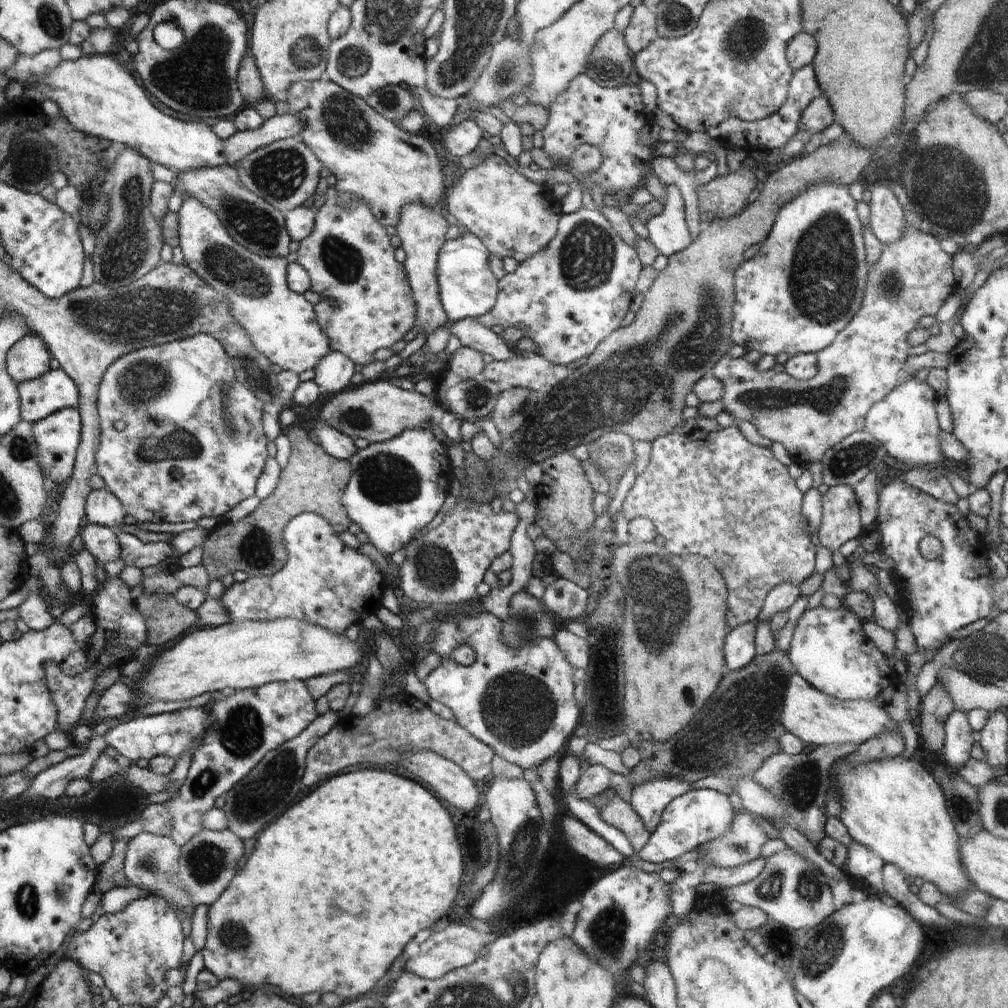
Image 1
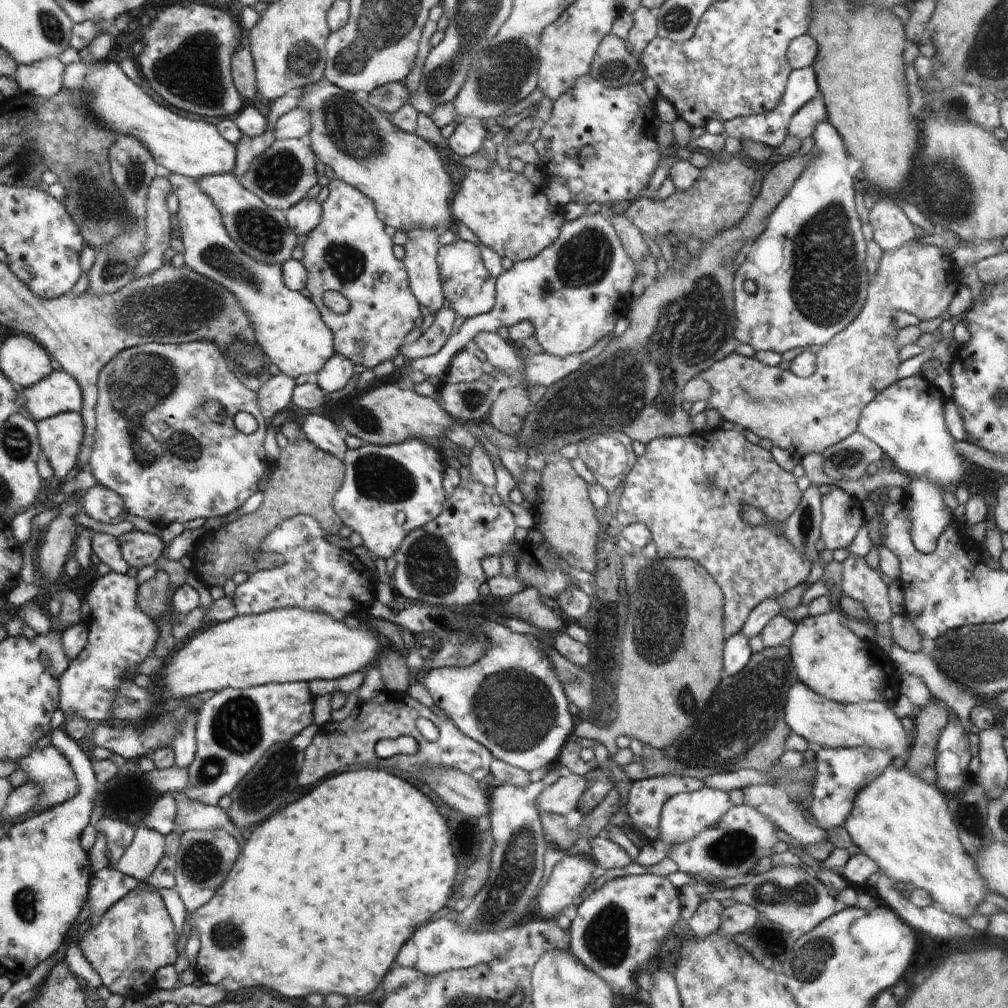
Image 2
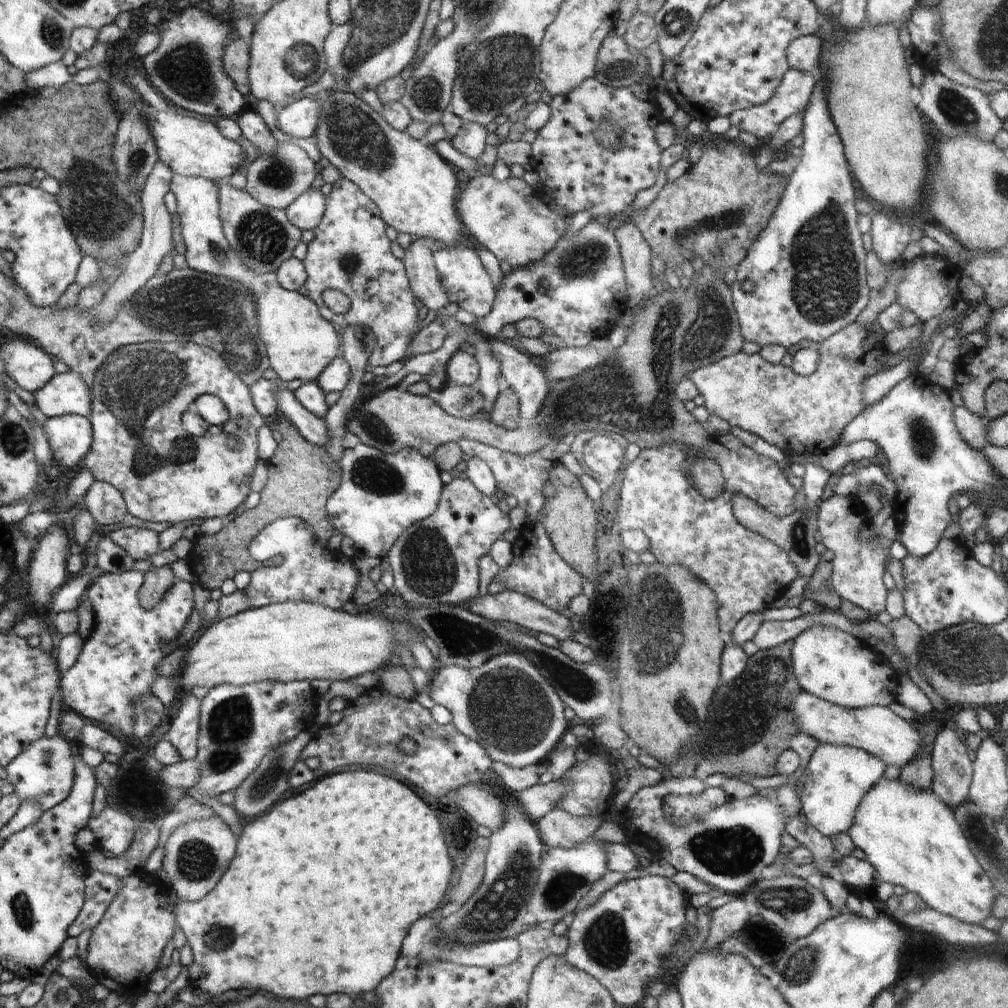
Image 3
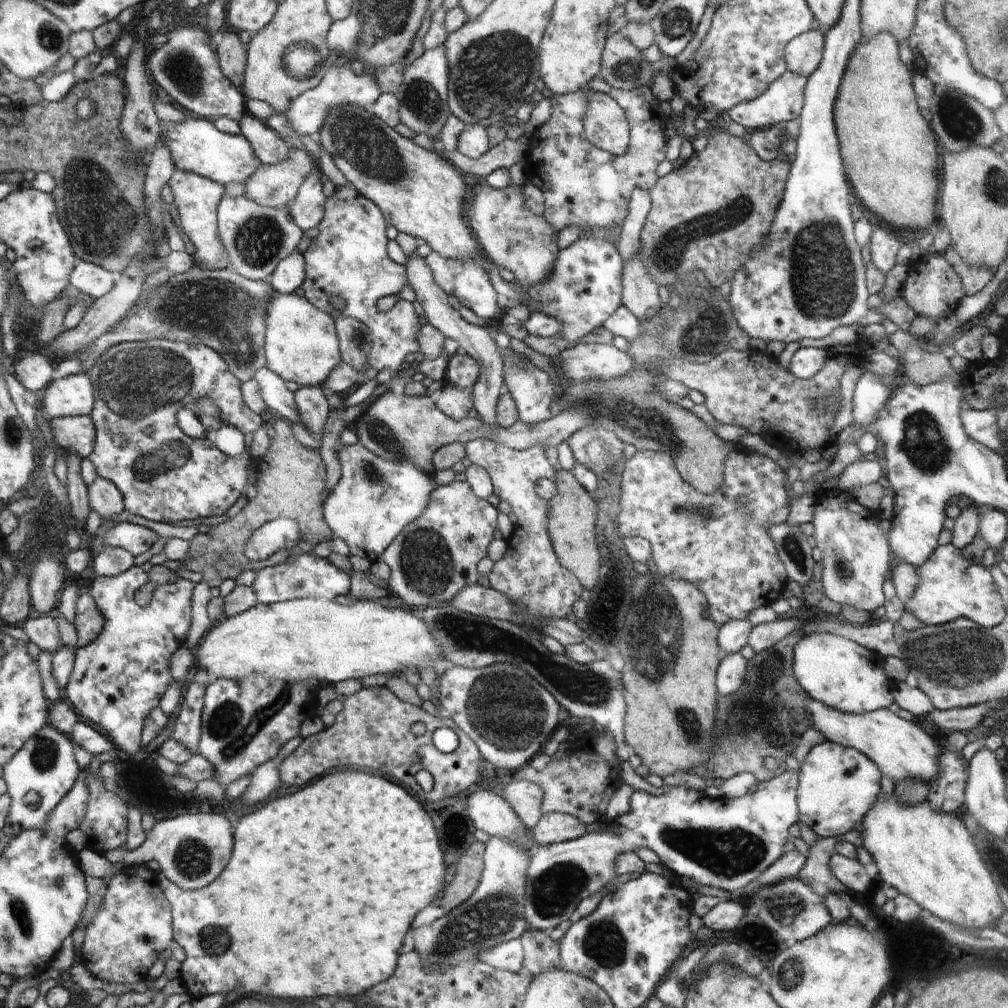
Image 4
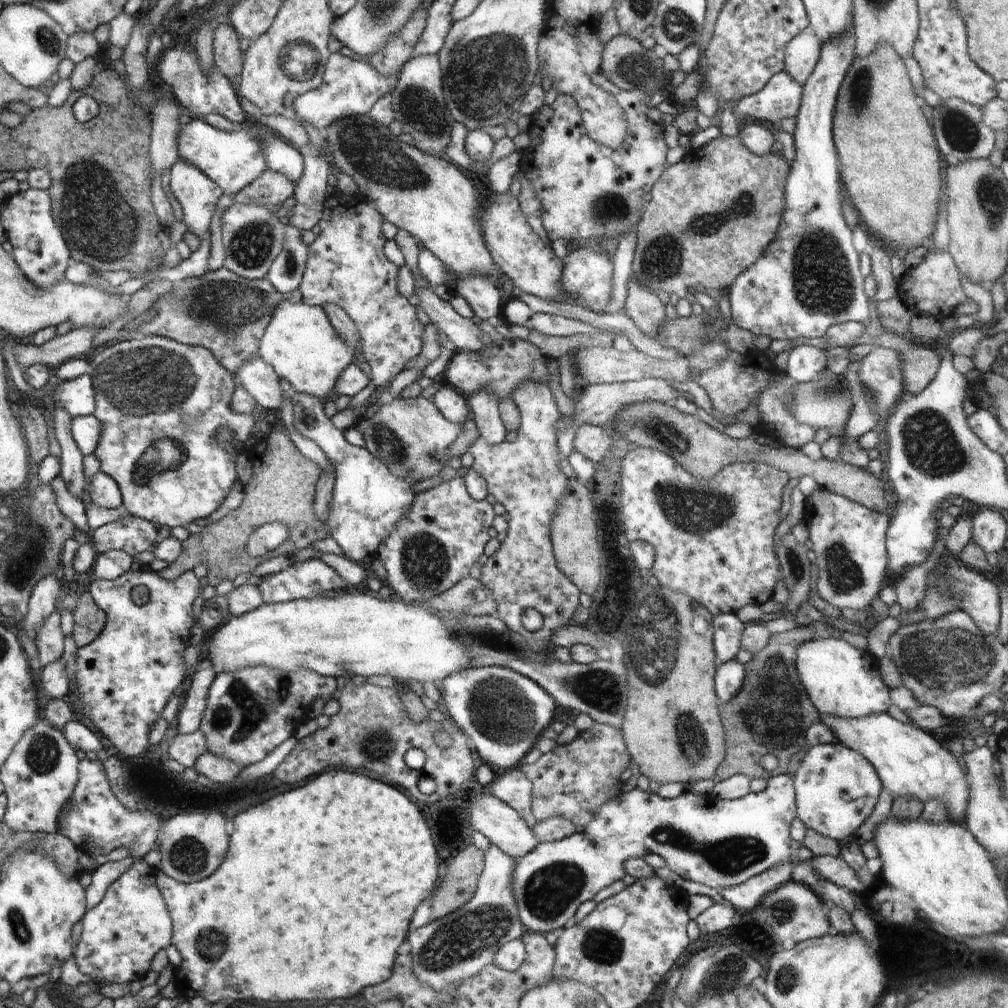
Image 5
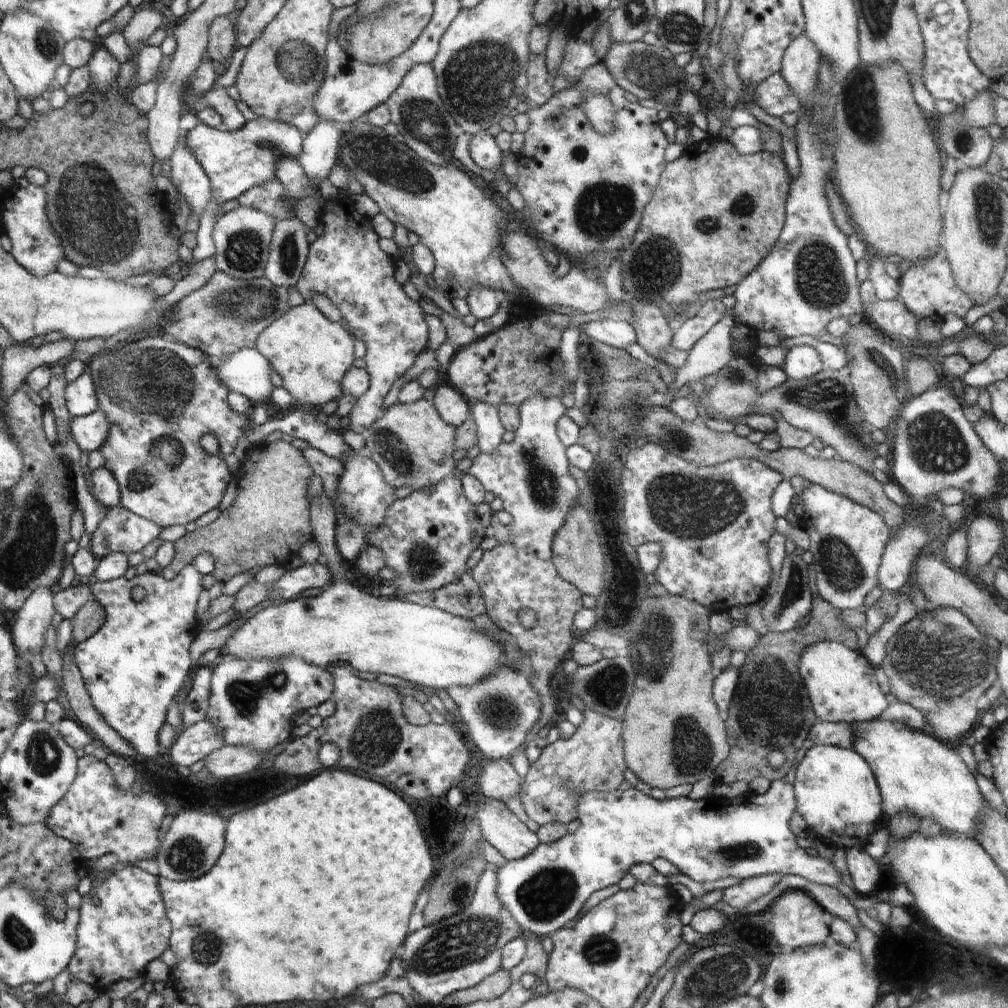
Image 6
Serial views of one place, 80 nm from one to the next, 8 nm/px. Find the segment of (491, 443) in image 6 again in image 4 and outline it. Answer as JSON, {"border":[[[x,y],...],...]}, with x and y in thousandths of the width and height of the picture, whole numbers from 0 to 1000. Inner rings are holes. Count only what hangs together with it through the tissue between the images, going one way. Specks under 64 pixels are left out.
{"border":[[[409,252],[404,256],[402,266],[405,266],[405,281],[410,285],[413,291],[413,299],[417,300],[421,307],[421,312],[425,315],[425,320],[438,329],[440,334],[451,337],[455,343],[462,346],[463,353],[470,355],[478,363],[478,373],[471,385],[466,387],[466,399],[468,399],[468,411],[474,414],[479,421],[484,421],[486,425],[494,425],[494,403],[495,396],[501,387],[501,375],[499,374],[499,355],[498,349],[491,337],[486,333],[486,329],[482,325],[472,323],[472,321],[464,321],[462,317],[456,313],[452,306],[444,300],[443,291],[433,282],[433,278],[429,276],[429,270],[423,262],[423,258],[415,252]]]}

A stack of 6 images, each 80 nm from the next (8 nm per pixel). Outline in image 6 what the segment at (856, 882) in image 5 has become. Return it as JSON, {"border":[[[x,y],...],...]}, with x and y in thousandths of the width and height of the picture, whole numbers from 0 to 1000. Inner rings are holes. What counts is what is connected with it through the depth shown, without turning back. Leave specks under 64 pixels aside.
{"border":[[[770,773],[766,775],[762,786],[758,786],[756,789],[741,786],[730,793],[708,793],[707,791],[703,791],[696,794],[686,794],[684,791],[676,791],[663,794],[650,794],[645,789],[638,788],[627,781],[620,786],[614,783],[602,785],[599,783],[570,783],[567,780],[563,780],[563,782],[567,782],[567,786],[571,788],[569,794],[571,794],[571,808],[573,808],[566,823],[559,831],[556,831],[554,835],[536,836],[528,847],[524,847],[524,849],[518,852],[502,854],[500,859],[495,861],[495,877],[492,881],[494,882],[496,894],[499,895],[500,901],[507,906],[507,909],[511,911],[511,915],[515,918],[515,921],[518,921],[523,928],[532,930],[532,927],[548,927],[554,921],[559,922],[561,917],[563,917],[565,913],[573,911],[573,907],[576,907],[577,897],[583,893],[583,889],[587,885],[613,877],[623,867],[623,863],[627,859],[631,857],[647,857],[651,851],[661,852],[663,855],[669,857],[675,865],[687,873],[690,873],[690,875],[708,875],[708,873],[722,871],[722,869],[730,869],[734,873],[739,873],[744,870],[752,871],[762,867],[788,867],[794,869],[794,871],[798,871],[798,873],[802,873],[802,875],[806,875],[806,877],[822,878],[823,880],[836,877],[835,867],[829,863],[825,854],[817,853],[817,851],[813,851],[813,849],[803,849],[800,843],[794,841],[792,838],[790,829],[788,829],[782,817],[784,812],[786,812],[786,808],[788,808],[788,804],[790,804],[788,784],[786,779],[780,776],[780,774]]]}

